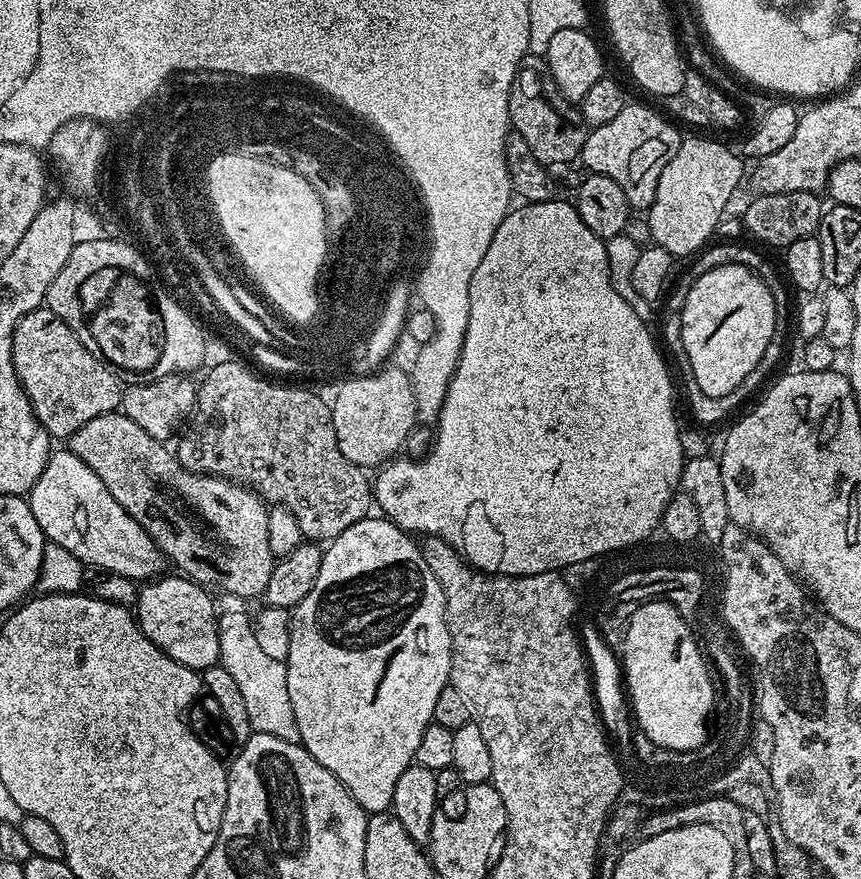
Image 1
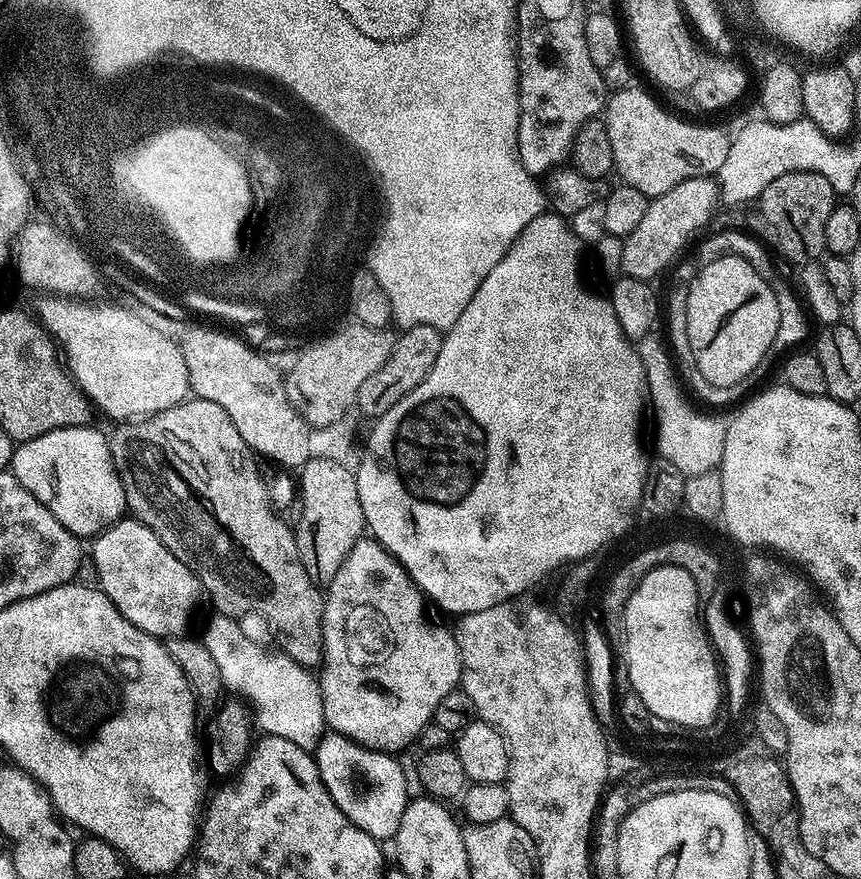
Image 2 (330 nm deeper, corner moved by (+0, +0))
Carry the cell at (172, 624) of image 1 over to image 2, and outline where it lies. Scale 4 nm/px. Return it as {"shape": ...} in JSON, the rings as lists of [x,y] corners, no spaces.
{"shape":[[[121,518],[91,541],[90,558],[98,566],[99,589],[138,630],[157,638],[183,636],[189,631],[192,611],[202,600],[198,578],[140,520]]]}

